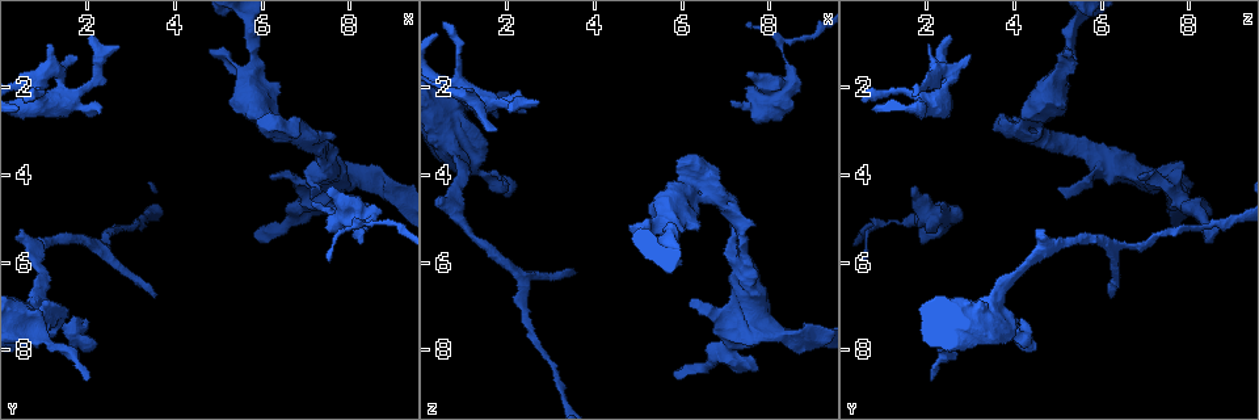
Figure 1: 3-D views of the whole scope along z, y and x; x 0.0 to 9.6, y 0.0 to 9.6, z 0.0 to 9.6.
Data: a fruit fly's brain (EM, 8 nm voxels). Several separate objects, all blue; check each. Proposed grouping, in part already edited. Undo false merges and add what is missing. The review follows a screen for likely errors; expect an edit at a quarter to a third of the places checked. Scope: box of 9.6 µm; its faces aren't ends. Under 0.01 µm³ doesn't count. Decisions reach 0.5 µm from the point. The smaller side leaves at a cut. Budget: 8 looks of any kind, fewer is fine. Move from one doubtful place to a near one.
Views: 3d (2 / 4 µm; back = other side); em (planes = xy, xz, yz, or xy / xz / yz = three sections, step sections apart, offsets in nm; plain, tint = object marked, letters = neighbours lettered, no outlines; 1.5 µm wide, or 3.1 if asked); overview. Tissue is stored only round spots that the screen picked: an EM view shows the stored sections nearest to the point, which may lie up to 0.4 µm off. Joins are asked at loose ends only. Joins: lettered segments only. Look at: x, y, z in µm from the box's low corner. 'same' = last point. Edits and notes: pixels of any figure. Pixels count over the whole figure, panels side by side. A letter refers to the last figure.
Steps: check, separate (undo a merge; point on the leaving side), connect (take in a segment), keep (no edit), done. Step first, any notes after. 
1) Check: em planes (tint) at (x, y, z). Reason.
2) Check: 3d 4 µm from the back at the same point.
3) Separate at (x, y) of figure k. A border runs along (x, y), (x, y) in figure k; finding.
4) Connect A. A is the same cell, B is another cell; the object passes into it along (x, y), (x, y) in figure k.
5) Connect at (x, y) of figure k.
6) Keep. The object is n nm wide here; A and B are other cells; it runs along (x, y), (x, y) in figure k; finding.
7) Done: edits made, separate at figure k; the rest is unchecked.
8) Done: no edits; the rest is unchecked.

Check: em planes (letters) at (3.65, 6.75, 6.30). An open end.

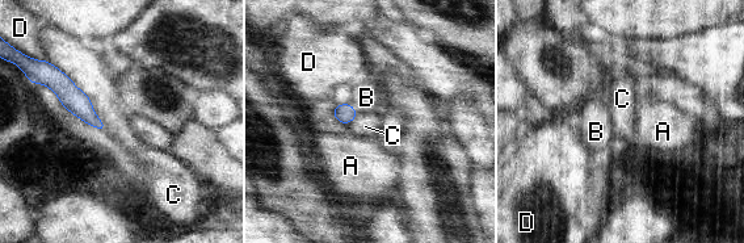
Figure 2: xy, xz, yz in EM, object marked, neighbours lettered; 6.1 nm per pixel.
Connect B. B is the same cell, A, C and D are other cells; the object passes into it along (345, 113), (353, 109), (366, 97) in figure 2; the neuron continues.

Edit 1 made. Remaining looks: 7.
Check: overview. See it whole again.

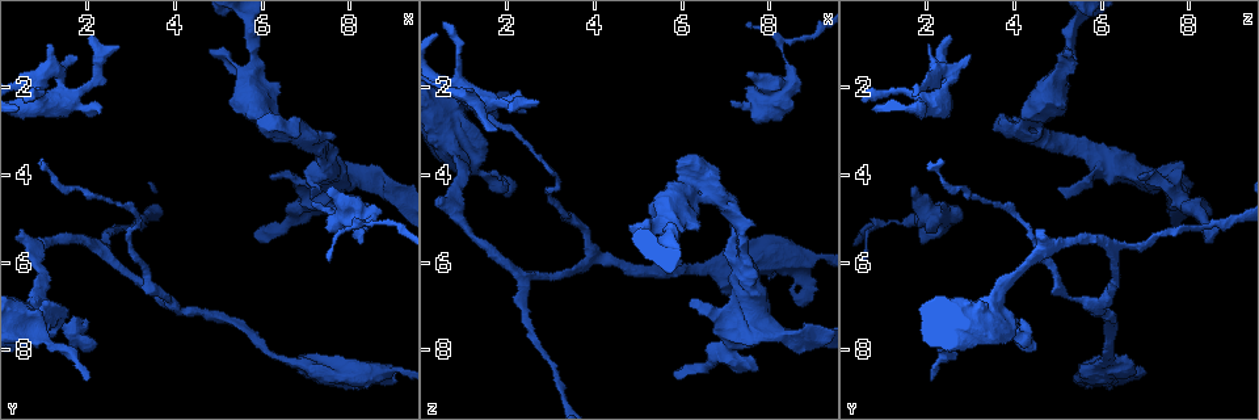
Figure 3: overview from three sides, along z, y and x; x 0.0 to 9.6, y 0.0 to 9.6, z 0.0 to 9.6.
Check: em planes (letters) at (7.10, 4.30, 4.95). An open end.

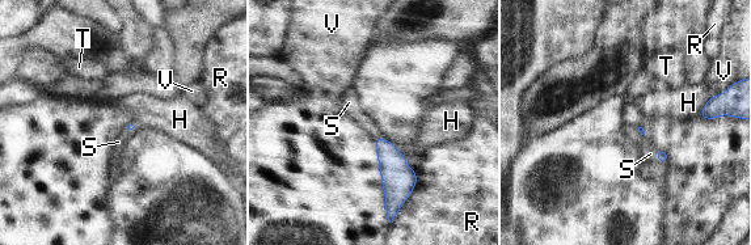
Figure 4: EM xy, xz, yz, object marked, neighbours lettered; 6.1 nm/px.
Connect S. S is the same cell, H, R, T and V are other cells; the object passes into it along (662, 156), (657, 155), (650, 153) in figure 4; the neuron continues.

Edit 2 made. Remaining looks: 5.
Check: overview. See it whole again.

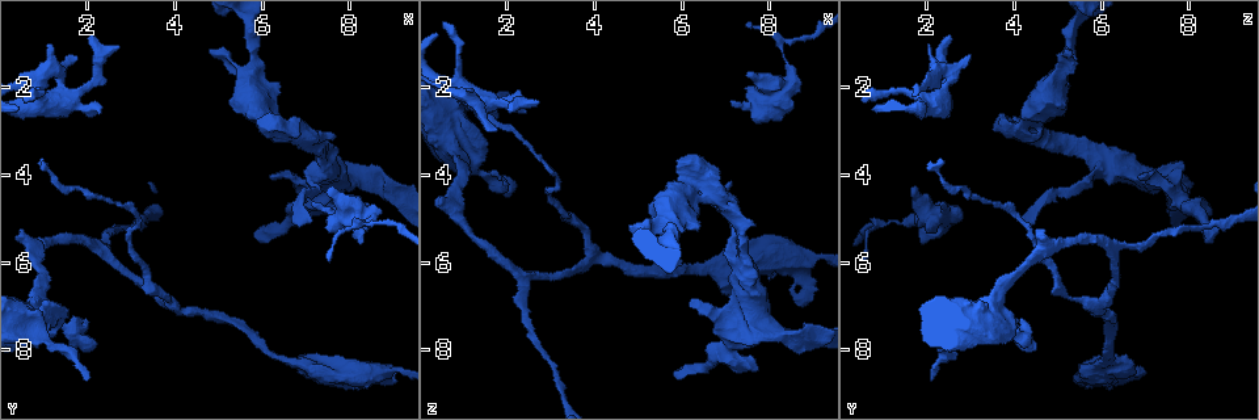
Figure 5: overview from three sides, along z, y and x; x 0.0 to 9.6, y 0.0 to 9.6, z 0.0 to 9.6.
Check: em planes (letters) at (1.70, 1.30, 2.90). An open end.

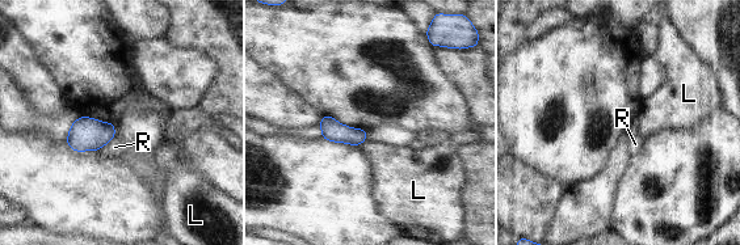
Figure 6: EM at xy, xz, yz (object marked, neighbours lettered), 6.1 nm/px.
Keep. The longest contact is with R, 140 nm; L and R are other cells; no lettered segment goes on from it.

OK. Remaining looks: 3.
Done: edits made, connect at figure 2, connect at figure 4; the rest is unchecked.

